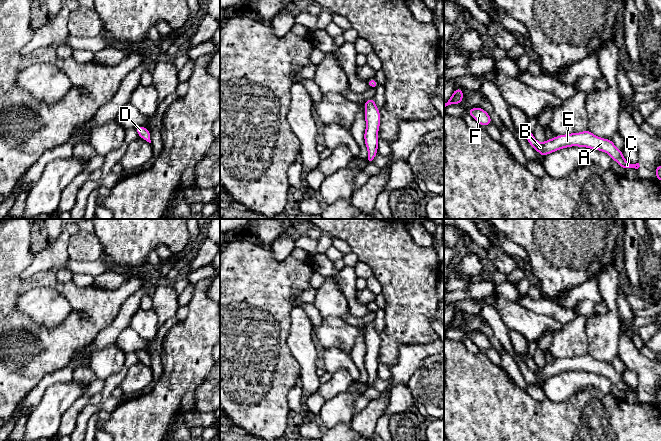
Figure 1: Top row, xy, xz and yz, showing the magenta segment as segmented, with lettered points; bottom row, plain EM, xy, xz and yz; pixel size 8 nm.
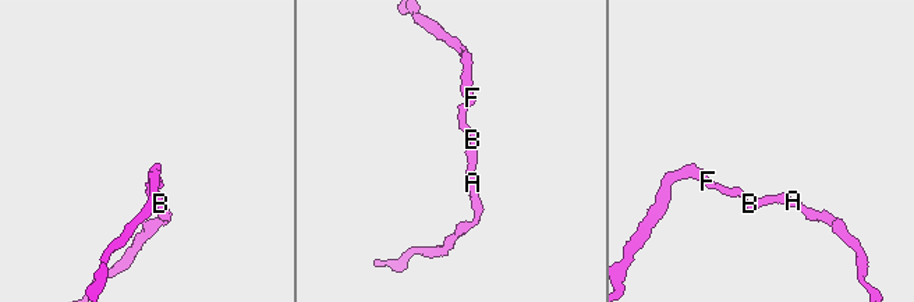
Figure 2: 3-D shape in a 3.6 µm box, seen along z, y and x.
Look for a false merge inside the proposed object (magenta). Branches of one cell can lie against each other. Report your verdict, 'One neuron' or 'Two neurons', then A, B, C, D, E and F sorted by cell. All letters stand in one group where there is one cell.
One neuron. Groups: A B C D E F

